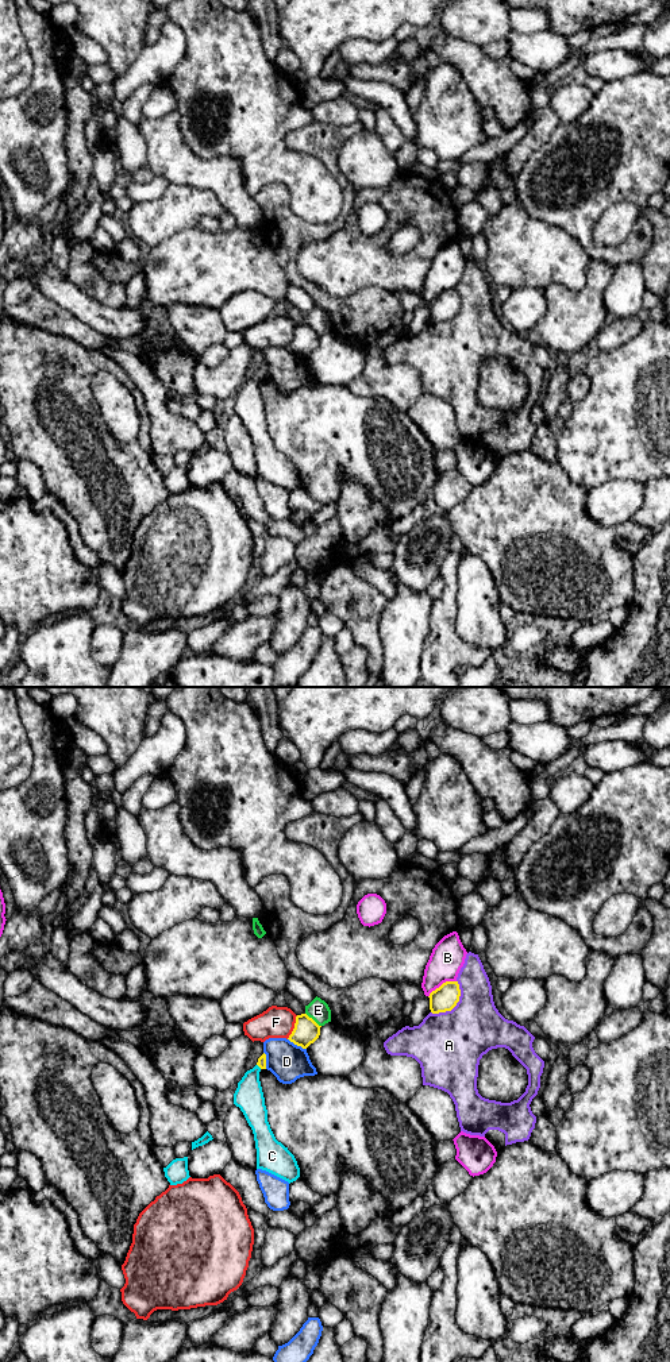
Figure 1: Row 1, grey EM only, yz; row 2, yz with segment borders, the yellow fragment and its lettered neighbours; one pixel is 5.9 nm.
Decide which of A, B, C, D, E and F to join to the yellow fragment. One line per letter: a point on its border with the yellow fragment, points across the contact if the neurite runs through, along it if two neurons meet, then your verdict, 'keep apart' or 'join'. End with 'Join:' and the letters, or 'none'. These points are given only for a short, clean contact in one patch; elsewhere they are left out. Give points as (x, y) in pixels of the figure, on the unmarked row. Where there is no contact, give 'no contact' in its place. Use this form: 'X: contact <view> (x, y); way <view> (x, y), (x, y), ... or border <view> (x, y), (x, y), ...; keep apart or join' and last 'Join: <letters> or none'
A: contact yz (455, 313); keep apart
B: contact yz (442, 293); keep apart
C: contact yz (260, 375); way yz (261, 371), (260, 375), (251, 385), (249, 405); join
D: contact yz (297, 354); border yz (288, 347), (305, 358); keep apart
E: contact yz (312, 328); keep apart
F: contact yz (295, 336); border yz (297, 324), (293, 339), (287, 347); keep apart
Join: C

